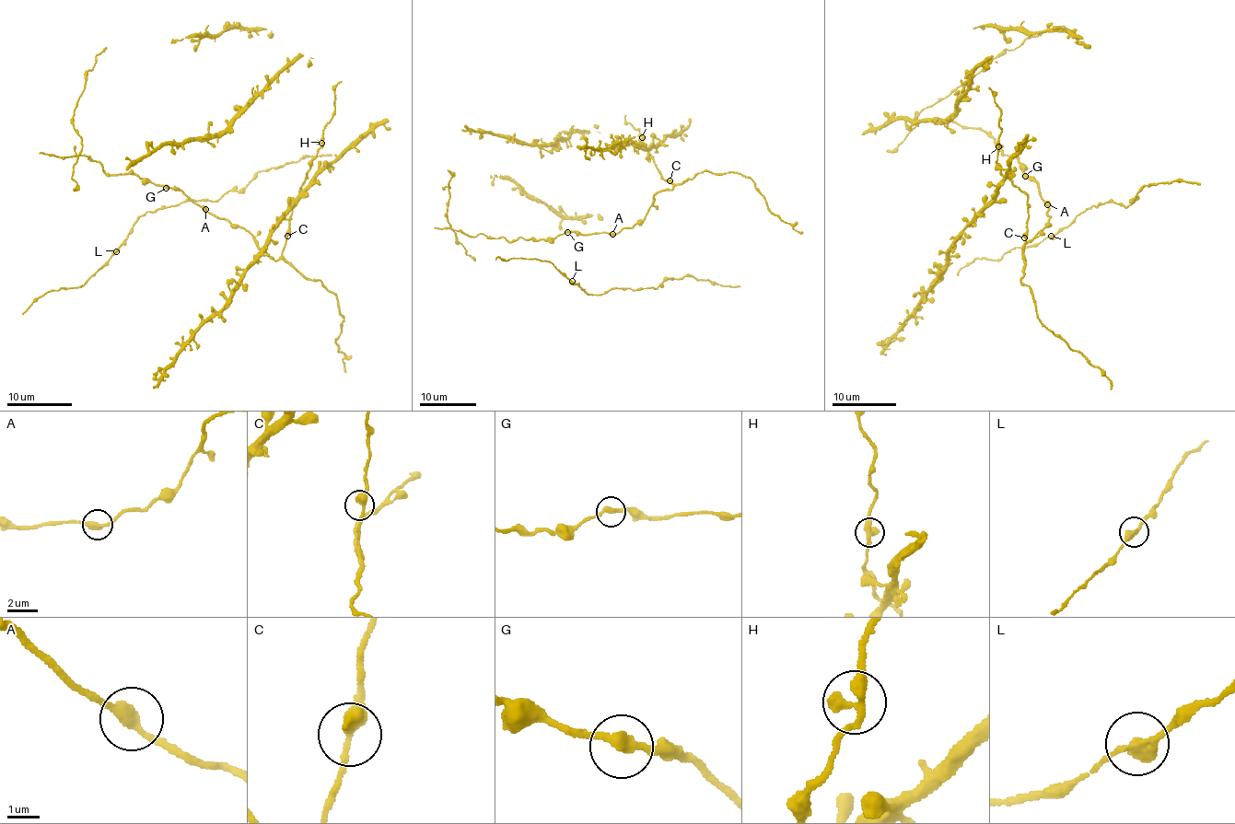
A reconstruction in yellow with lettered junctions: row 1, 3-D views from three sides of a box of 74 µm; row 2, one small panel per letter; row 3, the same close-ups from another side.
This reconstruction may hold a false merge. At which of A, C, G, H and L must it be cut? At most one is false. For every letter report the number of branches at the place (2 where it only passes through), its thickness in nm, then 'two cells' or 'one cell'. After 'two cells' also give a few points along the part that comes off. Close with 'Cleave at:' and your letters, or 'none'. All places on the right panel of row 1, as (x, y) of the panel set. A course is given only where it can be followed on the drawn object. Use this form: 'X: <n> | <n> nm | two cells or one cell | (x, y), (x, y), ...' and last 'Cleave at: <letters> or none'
A: 2 | 360 nm | one cell
C: 2 | 360 nm | one cell
G: 2 | 320 nm | one cell
H: 2 | 360 nm | one cell
L: 2 | 360 nm | one cell
Cleave at: none

